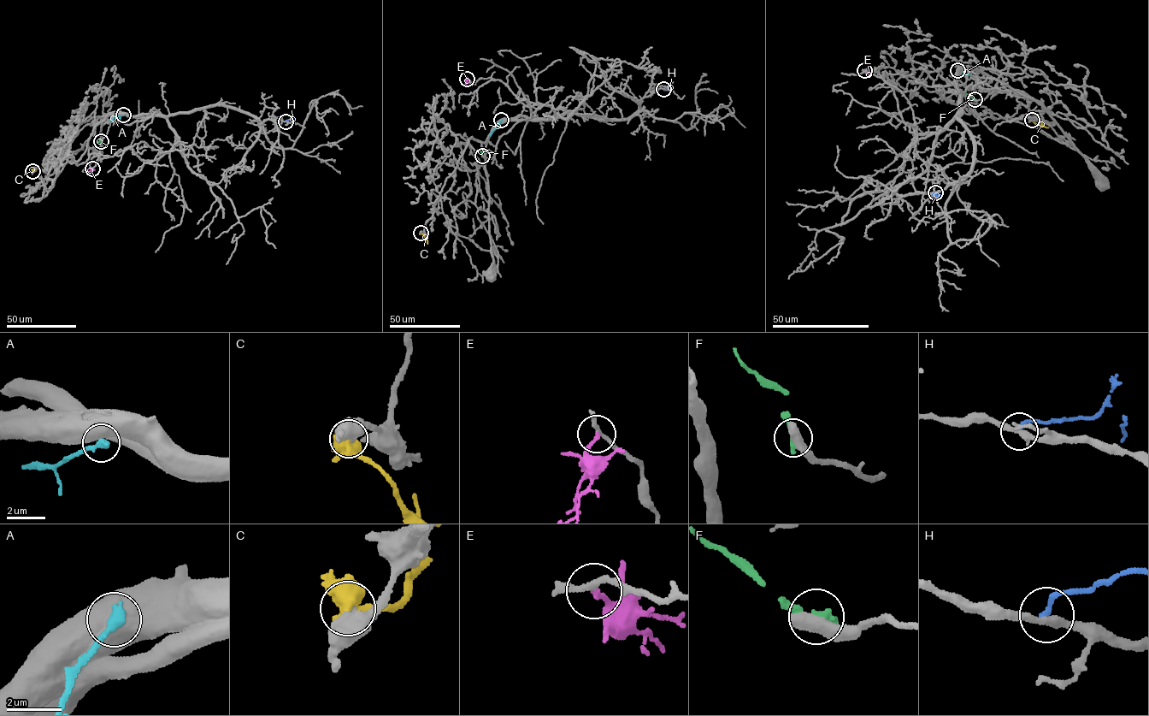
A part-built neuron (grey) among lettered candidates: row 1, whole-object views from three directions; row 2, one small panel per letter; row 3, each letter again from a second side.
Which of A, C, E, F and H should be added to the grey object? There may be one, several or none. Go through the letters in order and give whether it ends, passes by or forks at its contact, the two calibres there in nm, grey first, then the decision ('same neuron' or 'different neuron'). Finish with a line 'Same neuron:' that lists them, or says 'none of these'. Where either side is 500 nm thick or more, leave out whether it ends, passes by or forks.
A: 750/400 nm | different neuron
C: 550/550 nm | different neuron
E: it ends | 190/190 nm | different neuron
F: 650/320 nm | different neuron
H: it ends | 280/180 nm | different neuron
Same neuron: none of these

